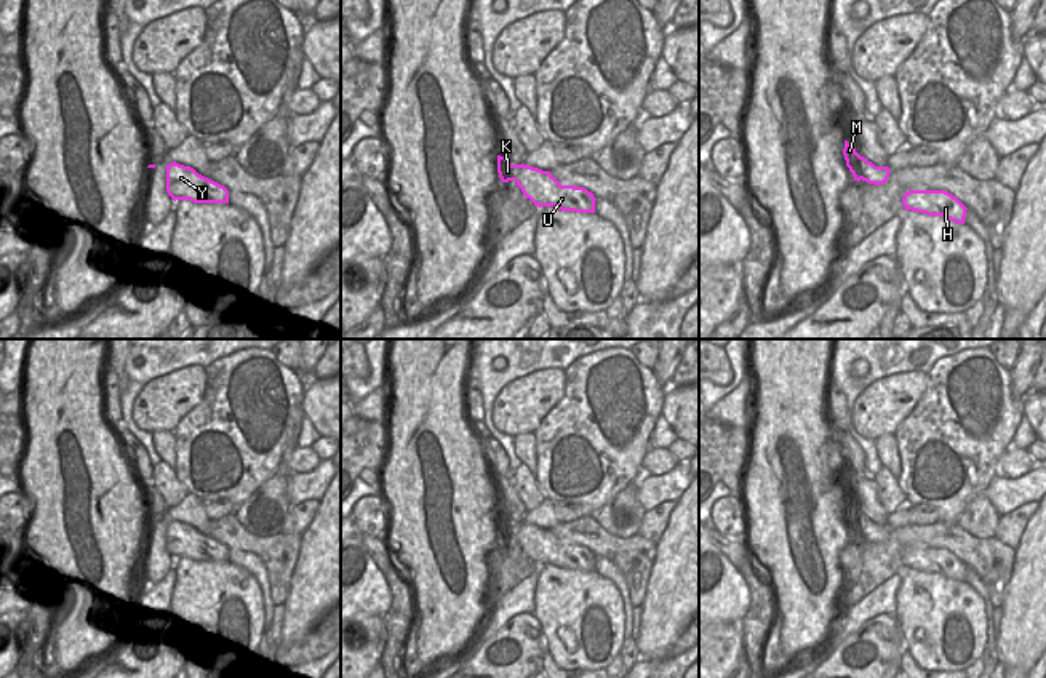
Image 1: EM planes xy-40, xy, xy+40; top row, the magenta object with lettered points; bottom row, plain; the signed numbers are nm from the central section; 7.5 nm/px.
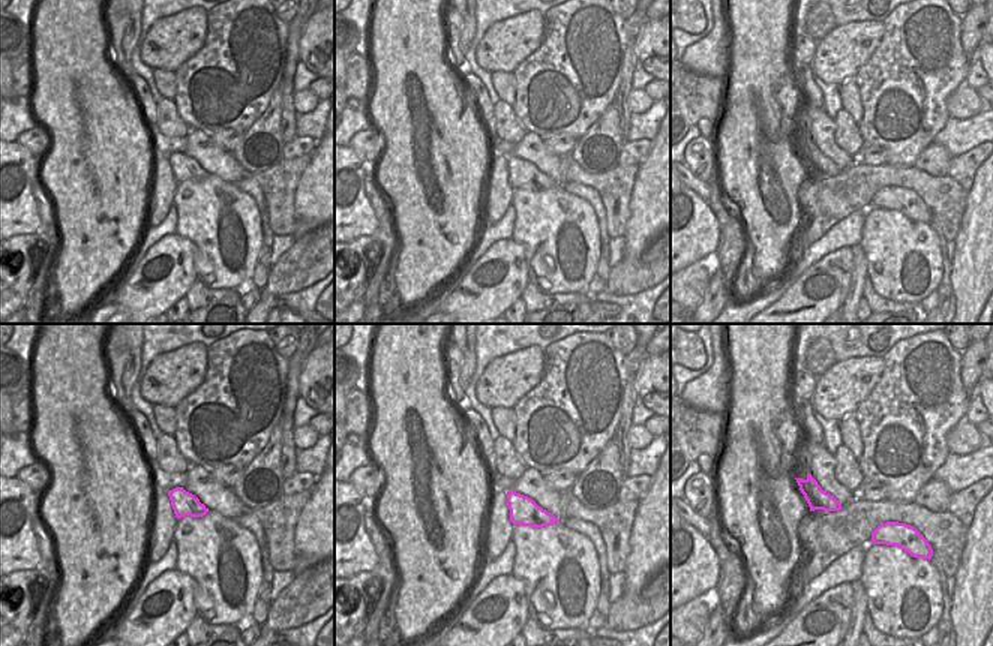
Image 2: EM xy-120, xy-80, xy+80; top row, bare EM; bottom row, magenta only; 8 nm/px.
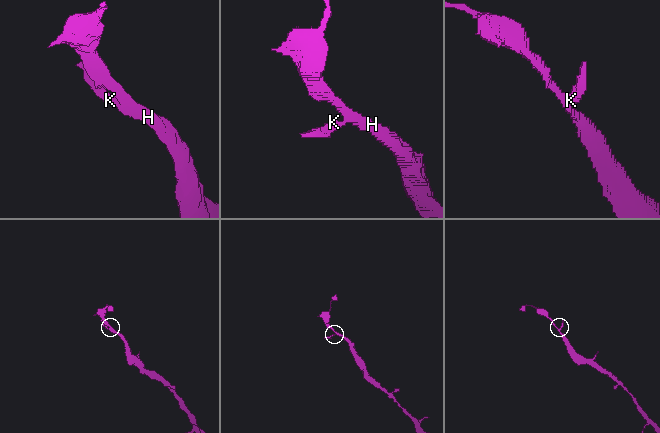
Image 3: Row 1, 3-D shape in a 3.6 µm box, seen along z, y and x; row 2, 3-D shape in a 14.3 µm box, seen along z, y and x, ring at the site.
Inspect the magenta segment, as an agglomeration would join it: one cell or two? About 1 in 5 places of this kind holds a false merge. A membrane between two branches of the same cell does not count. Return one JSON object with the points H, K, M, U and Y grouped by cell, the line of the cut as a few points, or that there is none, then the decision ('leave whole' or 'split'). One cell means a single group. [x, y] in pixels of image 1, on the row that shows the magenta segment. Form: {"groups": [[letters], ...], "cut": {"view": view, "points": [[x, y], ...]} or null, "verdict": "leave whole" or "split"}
{"groups": [["H", "K", "M", "U", "Y"]], "cut": null, "verdict": "leave whole"}

